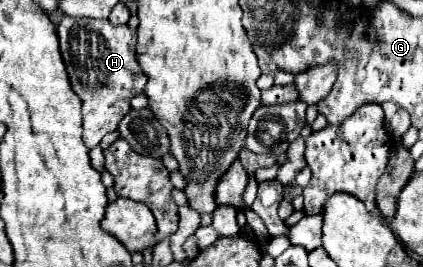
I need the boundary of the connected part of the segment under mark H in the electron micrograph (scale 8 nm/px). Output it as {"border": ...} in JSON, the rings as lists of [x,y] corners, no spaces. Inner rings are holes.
{"border":[[[62,16],[56,32],[72,90],[82,100],[82,138],[88,148],[94,148],[108,132],[118,128],[120,120],[130,112],[130,100],[146,86],[146,74],[136,60],[136,34],[126,24],[112,26],[108,20],[72,16]]]}

